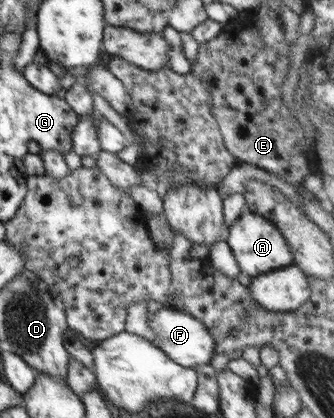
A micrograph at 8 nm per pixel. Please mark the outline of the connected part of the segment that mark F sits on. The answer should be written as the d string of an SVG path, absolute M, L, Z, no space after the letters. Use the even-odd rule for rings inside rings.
M173 307L161 308L155 313L149 313L149 327L156 333L155 343L173 362L179 363L183 368L197 368L211 364L216 355L216 344L206 325L188 313L175 310Z

